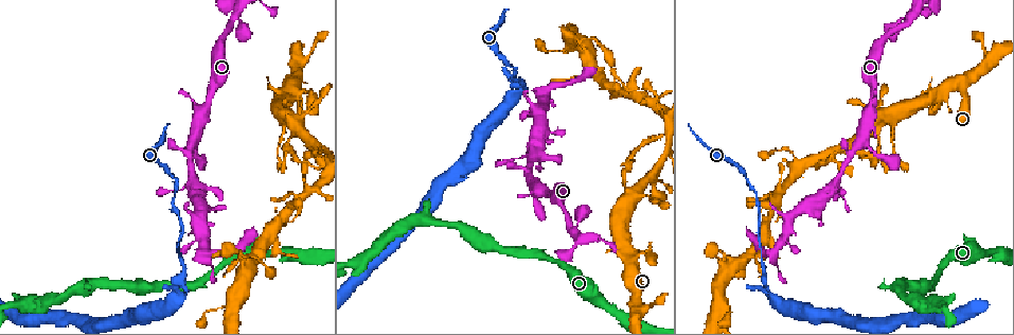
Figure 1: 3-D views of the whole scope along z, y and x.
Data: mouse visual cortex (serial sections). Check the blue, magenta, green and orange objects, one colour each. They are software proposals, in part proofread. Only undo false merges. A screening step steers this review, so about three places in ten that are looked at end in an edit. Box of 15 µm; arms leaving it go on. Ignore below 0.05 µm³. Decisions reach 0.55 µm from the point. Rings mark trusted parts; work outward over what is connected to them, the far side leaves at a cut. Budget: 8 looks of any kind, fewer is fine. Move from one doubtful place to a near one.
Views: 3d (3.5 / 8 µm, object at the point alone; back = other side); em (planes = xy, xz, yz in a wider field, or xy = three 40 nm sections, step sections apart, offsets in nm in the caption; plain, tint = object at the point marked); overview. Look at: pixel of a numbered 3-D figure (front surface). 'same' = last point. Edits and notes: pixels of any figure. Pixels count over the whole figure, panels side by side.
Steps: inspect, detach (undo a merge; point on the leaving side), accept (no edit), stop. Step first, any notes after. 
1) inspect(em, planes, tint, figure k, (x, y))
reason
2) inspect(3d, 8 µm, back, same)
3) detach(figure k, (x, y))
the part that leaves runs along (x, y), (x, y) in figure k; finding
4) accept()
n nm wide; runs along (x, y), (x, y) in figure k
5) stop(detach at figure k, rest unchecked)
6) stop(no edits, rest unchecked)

inspect(3d, 3.5 µm, figure 1, (635, 255))
thin arm on a thick one

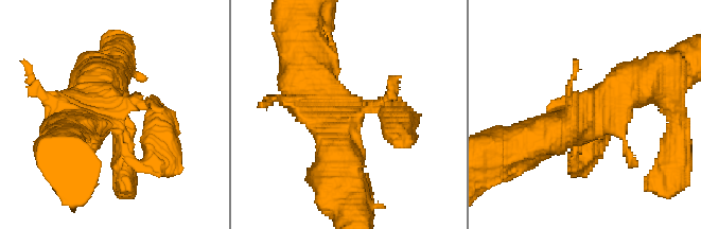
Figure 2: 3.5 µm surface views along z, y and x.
inspect(em, xy, step 2, tint, figure 2, (108, 124))

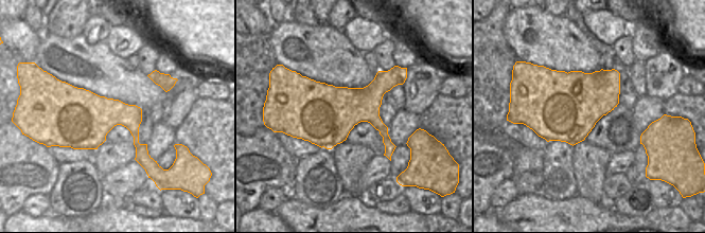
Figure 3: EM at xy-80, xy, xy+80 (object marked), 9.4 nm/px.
accept()
runs along (643, 81), (585, 123), (531, 139) in figure 2; all the same cell

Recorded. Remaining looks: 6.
inspect(3d, 3.5 µm, figure 1, (302, 116))
thin arm on a thick one

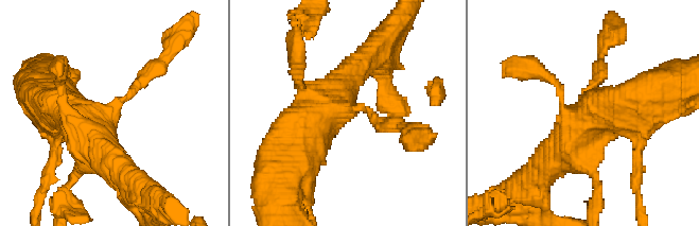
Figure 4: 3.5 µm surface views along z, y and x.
inspect(em, xy, step 5, tint, figure 4, (342, 108))
shape alone is not enough

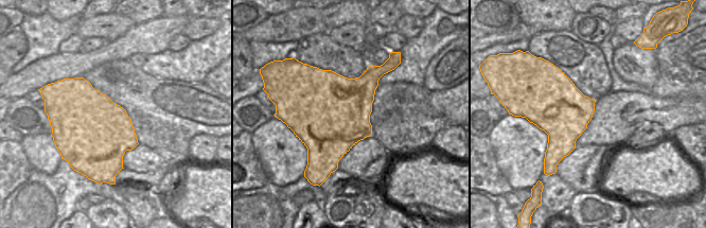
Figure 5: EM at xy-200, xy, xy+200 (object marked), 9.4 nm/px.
accept()
runs along (633, 105), (600, 108), (538, 177) in figure 4; one cell here

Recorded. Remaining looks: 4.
inspect(3d, 8 µm, figure 1, (659, 180))
three arms meet

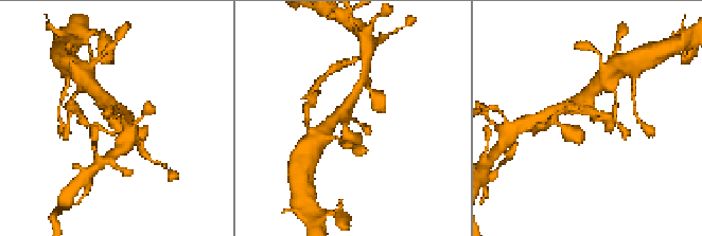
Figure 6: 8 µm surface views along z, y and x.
inspect(3d, 3.5 µm, figure 6, (353, 118))

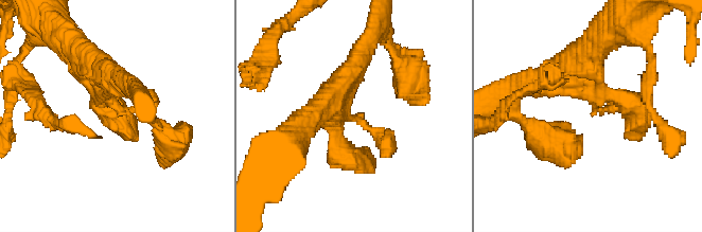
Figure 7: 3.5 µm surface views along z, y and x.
inspect(em, xy, step 3, tint, figure 7, (594, 105))

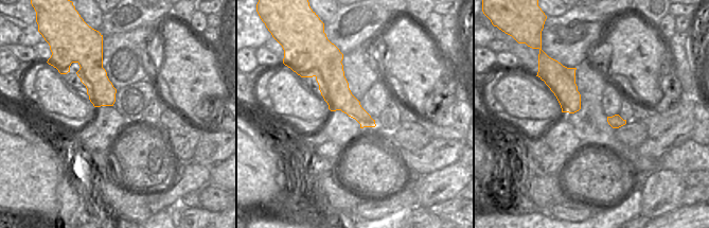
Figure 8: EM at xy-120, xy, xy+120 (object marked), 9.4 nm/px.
accept()
runs along (76, 50), (125, 112), (144, 92) in figure 7; one cell here

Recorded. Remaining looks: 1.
stop(no edits, rest unchecked)

